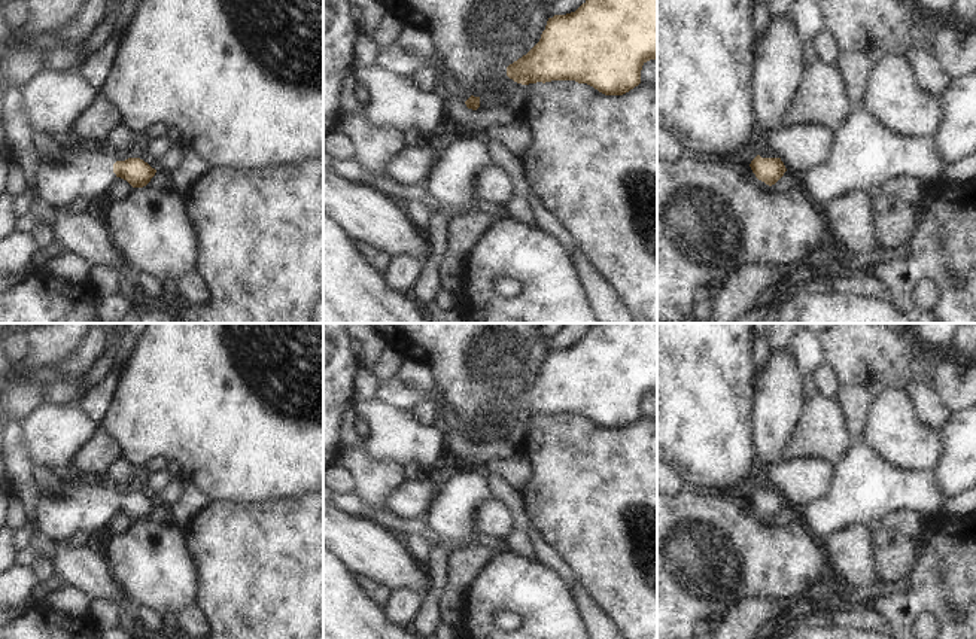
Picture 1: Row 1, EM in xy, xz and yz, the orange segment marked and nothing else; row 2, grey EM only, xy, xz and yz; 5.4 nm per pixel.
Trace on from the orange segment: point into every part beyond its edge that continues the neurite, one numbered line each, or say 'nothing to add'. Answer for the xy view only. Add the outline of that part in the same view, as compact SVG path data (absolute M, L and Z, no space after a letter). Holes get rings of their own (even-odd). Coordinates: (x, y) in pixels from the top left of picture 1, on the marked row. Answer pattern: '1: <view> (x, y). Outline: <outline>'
1: xy (85, 173). Outline: M63 139L66 161L57 165L40 162L33 176L34 197L55 210L66 209L75 200L91 201L94 197L109 192L116 174L110 158L100 150Z

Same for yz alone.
nothing to add.

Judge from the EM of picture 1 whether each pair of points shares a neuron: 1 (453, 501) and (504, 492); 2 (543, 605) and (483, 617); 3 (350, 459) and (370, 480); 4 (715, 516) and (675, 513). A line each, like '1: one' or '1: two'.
1: two
2: one
3: one
4: one

